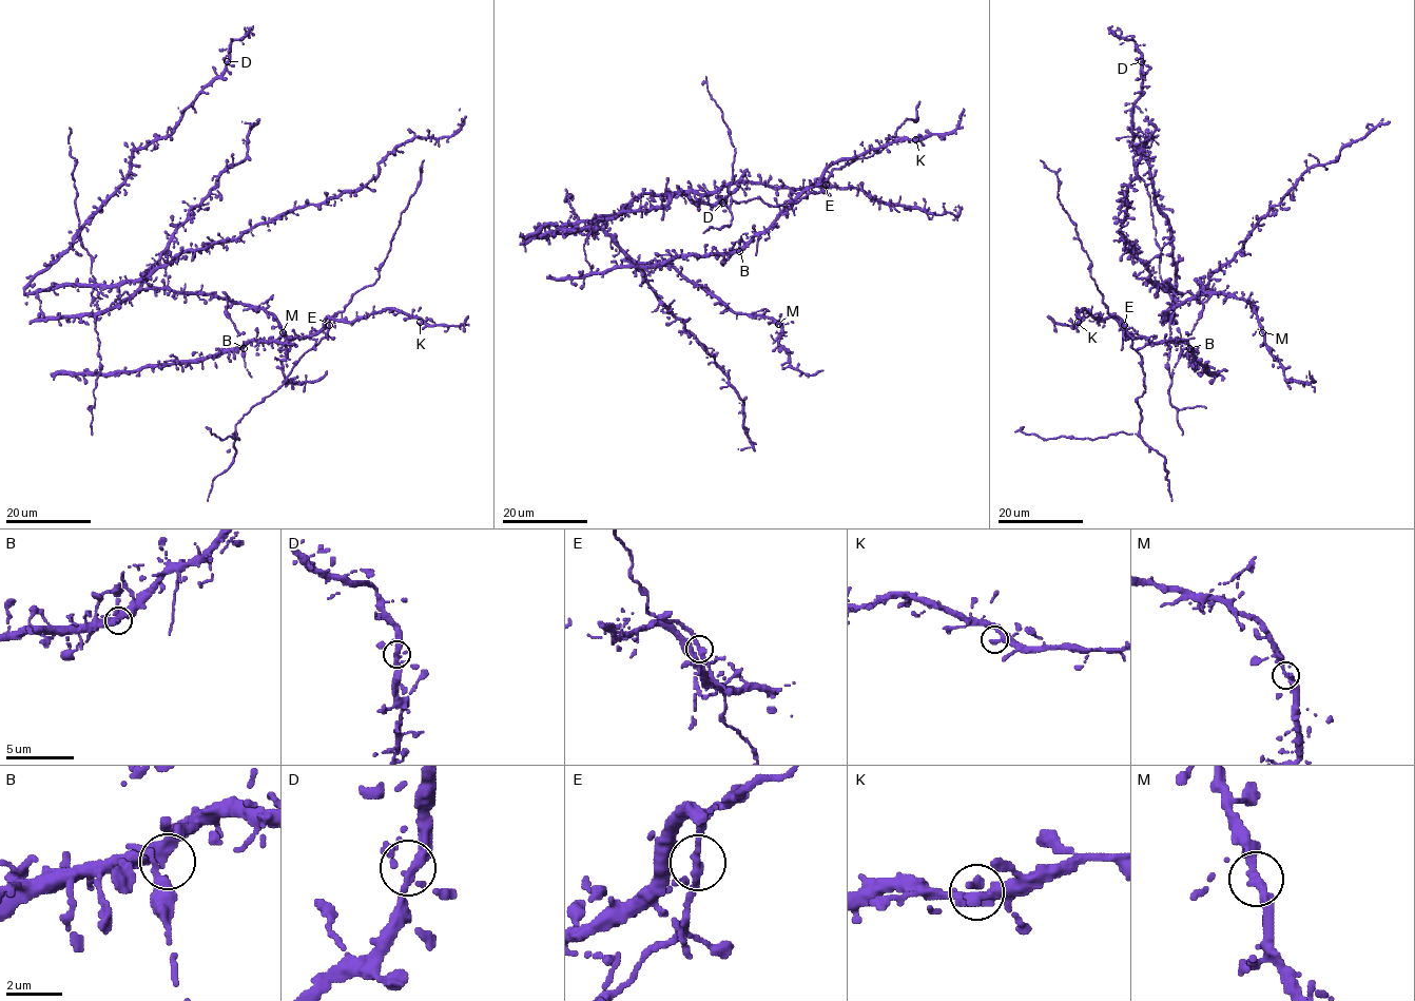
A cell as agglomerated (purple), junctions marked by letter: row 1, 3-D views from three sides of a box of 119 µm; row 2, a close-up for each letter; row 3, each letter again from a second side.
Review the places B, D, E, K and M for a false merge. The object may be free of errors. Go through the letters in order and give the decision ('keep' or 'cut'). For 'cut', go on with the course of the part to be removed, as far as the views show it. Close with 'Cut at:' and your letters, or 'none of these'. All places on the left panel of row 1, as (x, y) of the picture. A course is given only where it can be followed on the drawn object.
B: keep
D: keep
E: keep
K: keep
M: keep
Cut at: none of these

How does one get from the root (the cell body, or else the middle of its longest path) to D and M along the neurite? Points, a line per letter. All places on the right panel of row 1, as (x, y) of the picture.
D: (1169, 395), (1171, 314), (1164, 316), (1170, 318), (1176, 264), (1148, 161), (1132, 145), (1141, 61)
M: (1169, 395), (1169, 310), (1190, 300), (1203, 288), (1204, 291), (1227, 293), (1253, 305), (1262, 332)

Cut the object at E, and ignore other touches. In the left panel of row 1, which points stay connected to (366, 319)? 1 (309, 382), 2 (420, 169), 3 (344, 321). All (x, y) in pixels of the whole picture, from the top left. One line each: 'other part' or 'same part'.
1: same part
2: other part
3: same part

